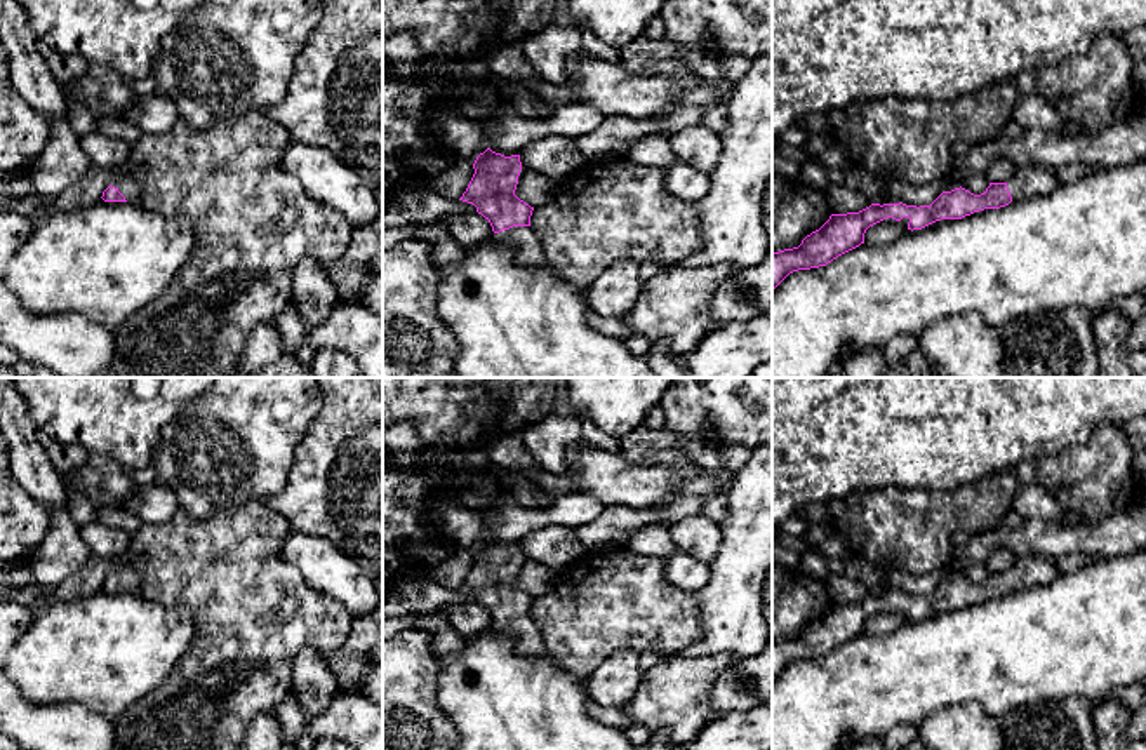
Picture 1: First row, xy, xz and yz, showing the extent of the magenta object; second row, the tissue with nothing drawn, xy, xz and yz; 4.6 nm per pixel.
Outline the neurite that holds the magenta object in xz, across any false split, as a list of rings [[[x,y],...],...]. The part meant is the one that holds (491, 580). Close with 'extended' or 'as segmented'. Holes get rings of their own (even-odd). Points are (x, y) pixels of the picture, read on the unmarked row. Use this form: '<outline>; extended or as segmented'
[[[487,538],[473,553],[475,564],[459,590],[473,593],[492,621],[513,640],[523,658],[546,656],[548,649],[530,618],[534,597],[515,585],[522,560],[520,545],[504,546]]]; extended

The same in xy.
[[[120,567],[103,581],[101,588],[104,592],[129,592],[129,593],[139,595],[141,579],[134,569]]]; extended

